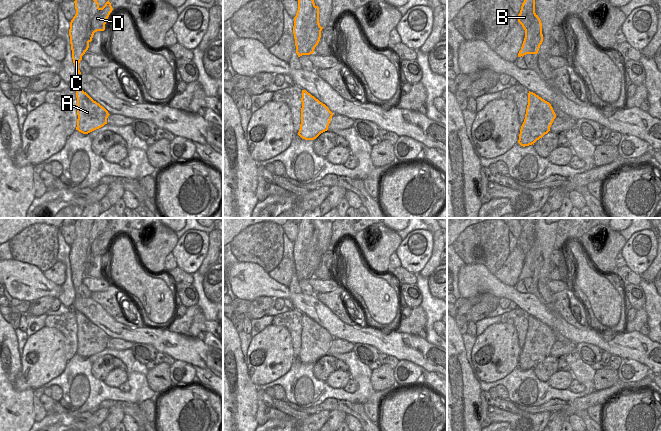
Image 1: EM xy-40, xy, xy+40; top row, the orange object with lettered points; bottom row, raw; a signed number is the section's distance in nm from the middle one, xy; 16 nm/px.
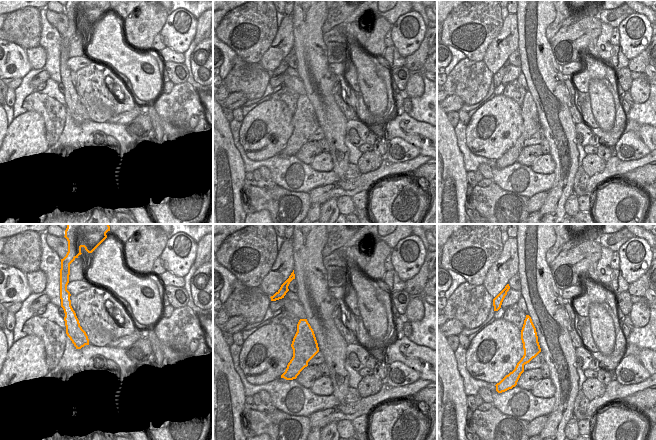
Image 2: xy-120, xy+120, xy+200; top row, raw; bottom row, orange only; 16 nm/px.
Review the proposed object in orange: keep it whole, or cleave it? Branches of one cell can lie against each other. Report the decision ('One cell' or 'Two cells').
Two cells.

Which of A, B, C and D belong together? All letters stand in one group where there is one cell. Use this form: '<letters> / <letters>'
A B C / D

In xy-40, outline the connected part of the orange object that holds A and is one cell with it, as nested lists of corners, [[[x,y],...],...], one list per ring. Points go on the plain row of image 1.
[[[75,310],[75,315],[78,339],[76,354],[88,358],[107,348],[107,342],[110,339],[108,335],[81,312]]]

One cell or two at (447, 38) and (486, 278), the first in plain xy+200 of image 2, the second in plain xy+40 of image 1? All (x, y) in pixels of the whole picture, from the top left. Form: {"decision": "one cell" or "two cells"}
{"decision": "two cells"}

